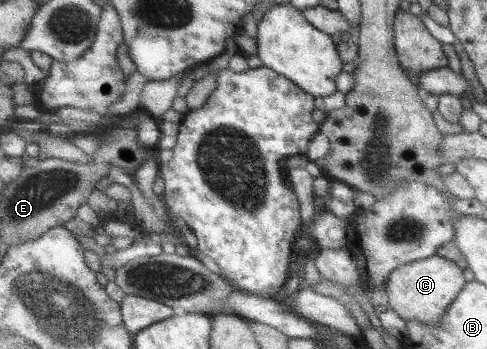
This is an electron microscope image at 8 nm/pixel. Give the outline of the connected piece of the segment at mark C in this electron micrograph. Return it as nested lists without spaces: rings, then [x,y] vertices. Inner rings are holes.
[[[436,255],[398,266],[389,272],[384,285],[389,305],[404,322],[418,322],[426,326],[438,324],[446,306],[465,285],[462,271],[454,262]]]

